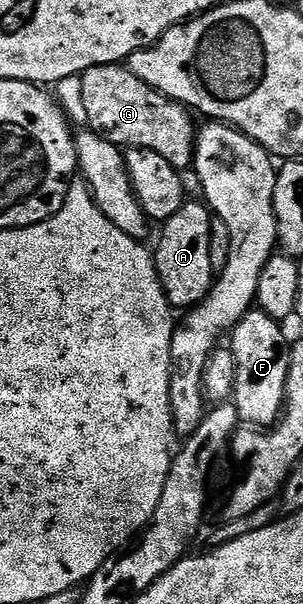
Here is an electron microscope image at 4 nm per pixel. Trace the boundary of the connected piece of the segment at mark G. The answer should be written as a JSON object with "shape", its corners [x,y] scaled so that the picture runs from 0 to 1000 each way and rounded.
{"shape":[[[403,106],[290,113],[264,124],[267,136],[281,207],[310,220],[396,245],[488,245],[528,252],[591,285],[637,270],[647,207],[627,197],[630,184],[597,169],[571,169],[525,149],[505,149]]]}

